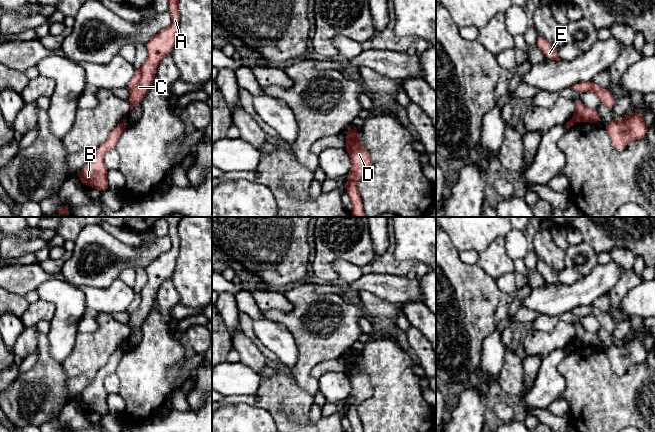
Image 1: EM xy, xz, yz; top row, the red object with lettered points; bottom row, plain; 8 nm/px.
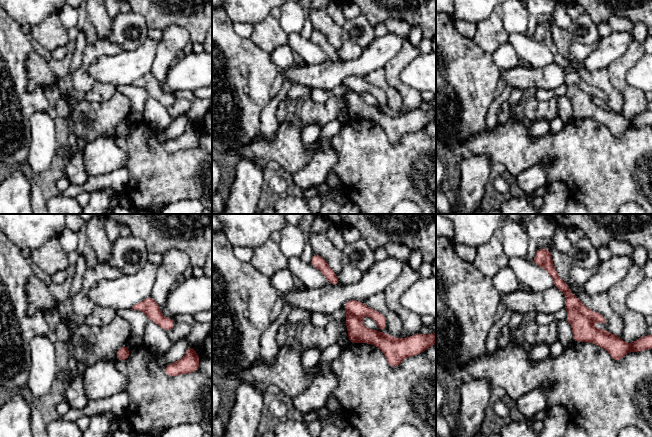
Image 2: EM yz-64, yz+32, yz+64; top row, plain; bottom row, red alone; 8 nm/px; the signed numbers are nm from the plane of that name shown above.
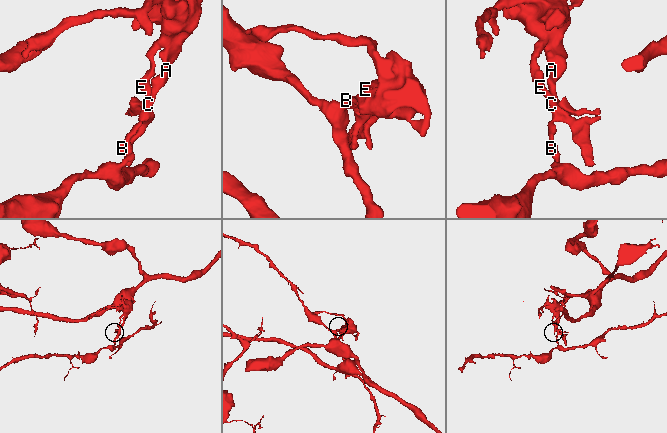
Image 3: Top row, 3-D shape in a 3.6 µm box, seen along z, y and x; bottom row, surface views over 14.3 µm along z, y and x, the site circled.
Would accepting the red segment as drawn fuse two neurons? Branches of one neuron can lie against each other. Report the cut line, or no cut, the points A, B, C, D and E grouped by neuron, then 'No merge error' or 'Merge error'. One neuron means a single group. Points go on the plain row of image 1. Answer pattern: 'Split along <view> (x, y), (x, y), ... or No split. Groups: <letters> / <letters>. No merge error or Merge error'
Split along yz (571, 344), (574, 346). Groups: A C D E / B. Merge error

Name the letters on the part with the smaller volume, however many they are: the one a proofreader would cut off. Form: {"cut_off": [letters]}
{"cut_off": ["A", "C", "D", "E"]}

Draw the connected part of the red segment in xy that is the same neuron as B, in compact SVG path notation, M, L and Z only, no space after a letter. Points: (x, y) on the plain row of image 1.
M127 344L117 349L111 355L107 364L97 372L93 382L81 393L78 400L84 410L94 411L100 417L109 413L107 402L108 393L103 385L104 379L108 375L116 373L118 364L128 349L129 346Z

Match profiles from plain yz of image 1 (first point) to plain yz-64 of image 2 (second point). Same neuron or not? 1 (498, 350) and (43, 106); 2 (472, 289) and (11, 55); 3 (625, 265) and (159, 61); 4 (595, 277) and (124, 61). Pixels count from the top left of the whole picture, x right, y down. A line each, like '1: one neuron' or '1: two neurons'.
1: two neurons
2: one neuron
3: one neuron
4: one neuron

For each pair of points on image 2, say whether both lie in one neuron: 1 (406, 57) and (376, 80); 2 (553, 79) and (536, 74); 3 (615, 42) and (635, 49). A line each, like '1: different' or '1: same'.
1: different
2: same
3: different

